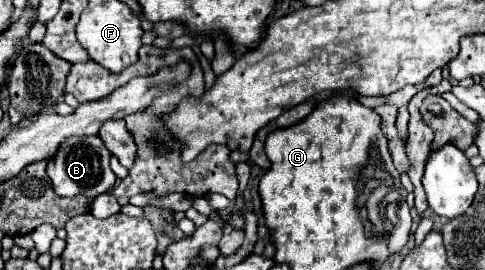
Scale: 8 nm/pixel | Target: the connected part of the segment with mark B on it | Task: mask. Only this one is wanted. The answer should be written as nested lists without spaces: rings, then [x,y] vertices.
[[[69,137],[61,143],[57,149],[55,157],[49,159],[47,165],[47,175],[51,177],[53,191],[61,197],[75,197],[75,195],[85,195],[87,199],[95,199],[101,193],[107,193],[115,185],[115,173],[109,167],[111,153],[105,149],[101,137]]]

